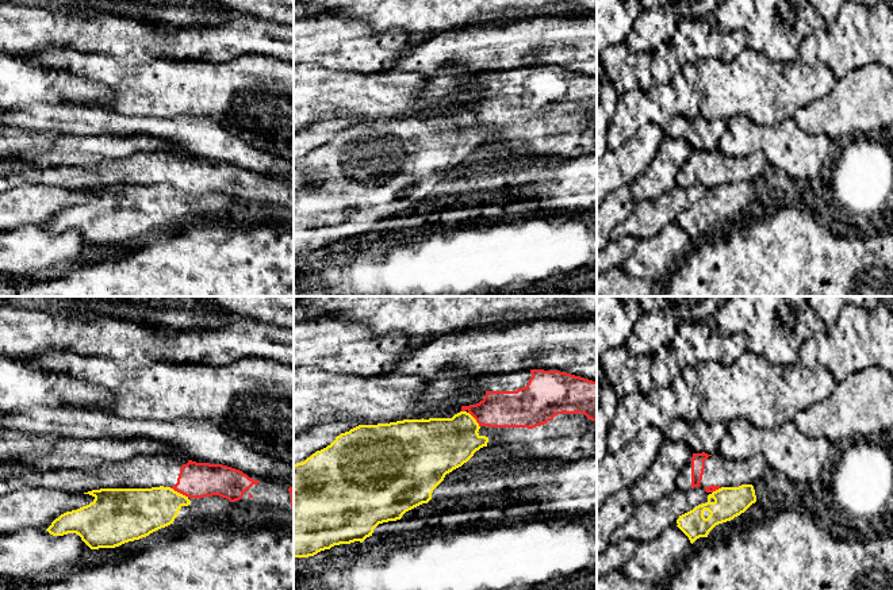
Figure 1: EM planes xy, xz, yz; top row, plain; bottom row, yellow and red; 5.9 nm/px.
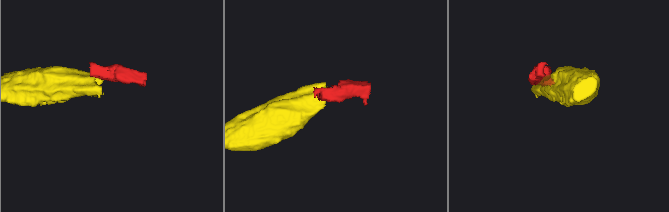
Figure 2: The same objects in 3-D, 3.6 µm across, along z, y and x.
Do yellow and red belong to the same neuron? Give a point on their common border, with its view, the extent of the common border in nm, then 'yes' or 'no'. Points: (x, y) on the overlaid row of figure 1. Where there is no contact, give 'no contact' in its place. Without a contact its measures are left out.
xy (179, 493) | 130 nm | no

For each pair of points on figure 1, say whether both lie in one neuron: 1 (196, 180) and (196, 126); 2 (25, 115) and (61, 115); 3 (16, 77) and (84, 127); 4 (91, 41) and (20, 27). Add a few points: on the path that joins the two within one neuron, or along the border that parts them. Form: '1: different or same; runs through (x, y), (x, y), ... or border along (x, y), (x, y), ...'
1: different; border along (186, 156), (221, 160), (227, 164)
2: same; runs through (34, 115), (52, 115)
3: different; border along (85, 103), (23, 104)
4: same; runs through (73, 31), (38, 29)

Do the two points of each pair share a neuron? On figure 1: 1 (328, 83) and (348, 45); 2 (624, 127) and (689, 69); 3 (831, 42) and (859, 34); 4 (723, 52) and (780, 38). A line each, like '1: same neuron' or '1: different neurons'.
1: different neurons
2: same neuron
3: same neuron
4: different neurons

